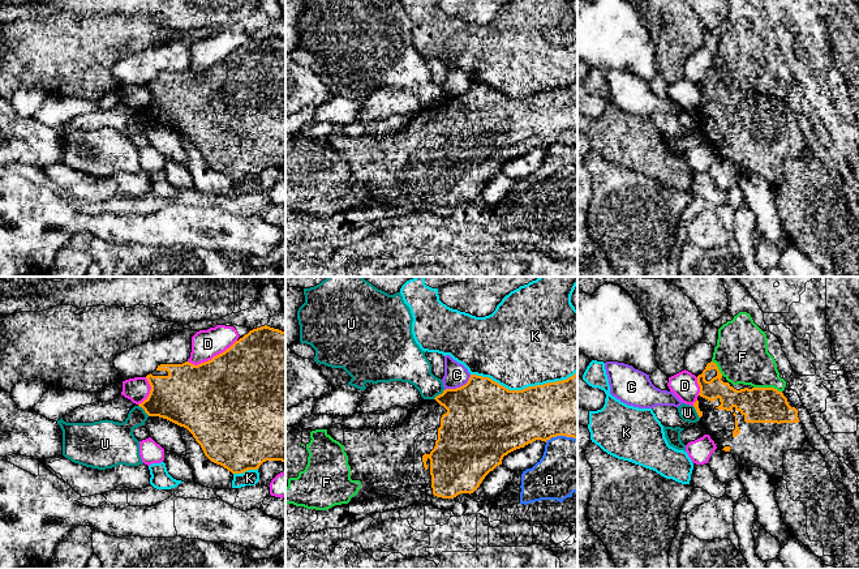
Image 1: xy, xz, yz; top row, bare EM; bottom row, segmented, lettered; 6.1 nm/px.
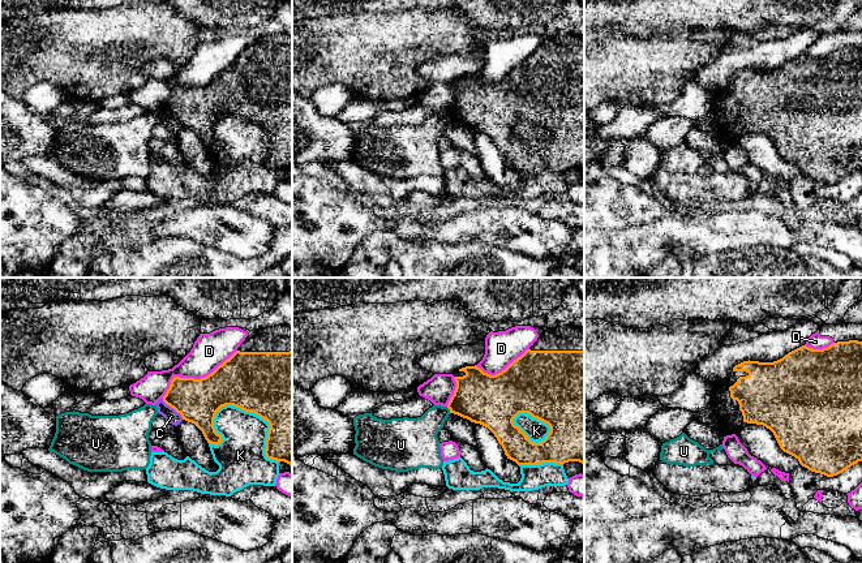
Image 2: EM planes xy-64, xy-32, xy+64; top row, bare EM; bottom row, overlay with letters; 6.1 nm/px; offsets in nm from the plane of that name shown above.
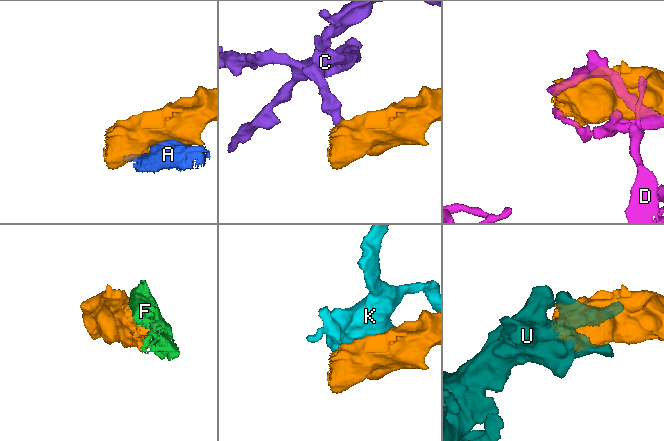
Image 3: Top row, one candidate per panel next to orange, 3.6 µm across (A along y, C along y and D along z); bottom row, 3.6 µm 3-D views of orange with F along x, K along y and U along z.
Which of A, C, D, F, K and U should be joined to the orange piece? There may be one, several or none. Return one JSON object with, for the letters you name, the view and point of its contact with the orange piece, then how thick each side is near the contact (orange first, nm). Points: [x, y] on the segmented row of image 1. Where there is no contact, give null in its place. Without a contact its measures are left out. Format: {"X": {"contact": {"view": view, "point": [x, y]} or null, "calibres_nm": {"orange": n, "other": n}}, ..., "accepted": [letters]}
{"accepted": []}

